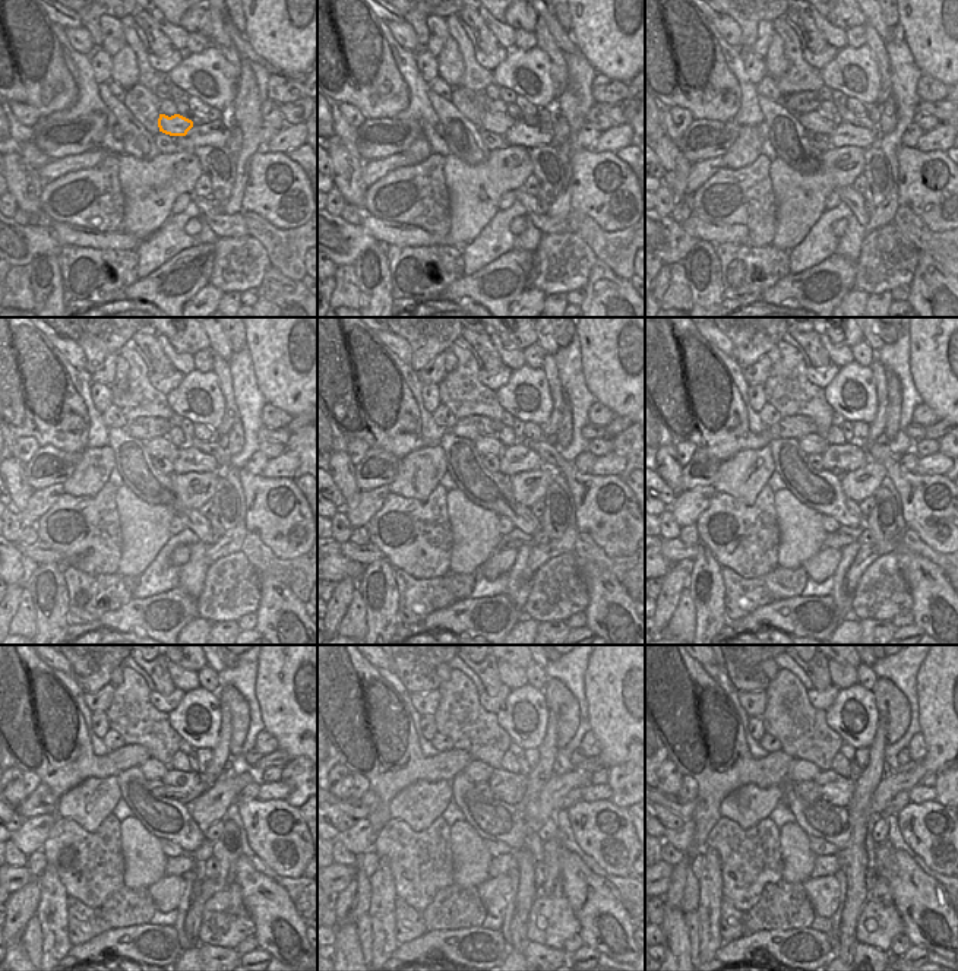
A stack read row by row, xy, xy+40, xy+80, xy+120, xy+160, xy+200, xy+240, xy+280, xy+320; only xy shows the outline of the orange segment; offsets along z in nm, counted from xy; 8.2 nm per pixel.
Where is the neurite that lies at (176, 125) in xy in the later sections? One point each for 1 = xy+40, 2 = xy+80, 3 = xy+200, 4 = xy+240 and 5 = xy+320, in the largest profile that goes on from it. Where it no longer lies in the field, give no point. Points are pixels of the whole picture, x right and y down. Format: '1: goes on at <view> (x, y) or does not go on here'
1: goes on at xy+40 (498, 123)
2: goes on at xy+80 (815, 120)
3: goes on at xy+200 (812, 443)
4: goes on at xy+240 (152, 769)
5: goes on at xy+320 (799, 769)

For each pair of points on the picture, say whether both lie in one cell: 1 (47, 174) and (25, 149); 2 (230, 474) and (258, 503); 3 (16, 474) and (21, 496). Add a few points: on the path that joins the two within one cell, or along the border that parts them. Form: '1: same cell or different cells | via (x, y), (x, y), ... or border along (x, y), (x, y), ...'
1: different cells | border along (50, 160), (37, 170)
2: different cells | border along (242, 467), (240, 486), (244, 496), (244, 511)
3: same cell | via (16, 480), (19, 490)

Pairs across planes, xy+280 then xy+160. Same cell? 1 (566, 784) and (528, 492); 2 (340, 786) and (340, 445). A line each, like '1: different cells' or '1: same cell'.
1: same cell
2: different cells

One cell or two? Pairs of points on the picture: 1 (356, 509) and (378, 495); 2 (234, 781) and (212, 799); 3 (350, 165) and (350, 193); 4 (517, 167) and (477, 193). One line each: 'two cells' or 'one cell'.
1: one cell
2: one cell
3: one cell
4: one cell

